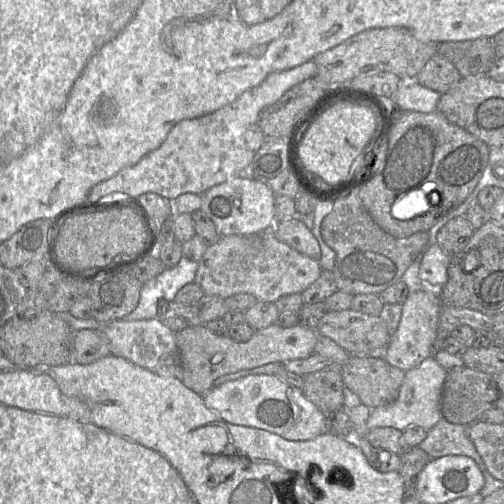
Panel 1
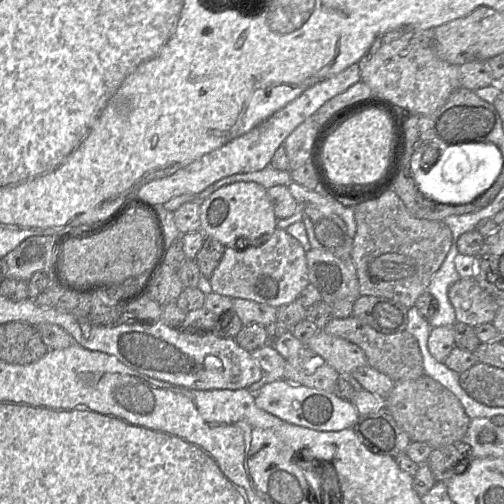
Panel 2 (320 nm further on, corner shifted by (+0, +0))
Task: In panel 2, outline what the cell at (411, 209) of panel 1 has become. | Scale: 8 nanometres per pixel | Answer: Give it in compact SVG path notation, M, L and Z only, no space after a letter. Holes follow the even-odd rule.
M493 143L454 144L440 153L436 163L433 163L434 159L435 157L428 157L427 162L422 162L421 169L415 173L415 183L425 196L443 203L471 202L493 185L503 167L502 154Z

